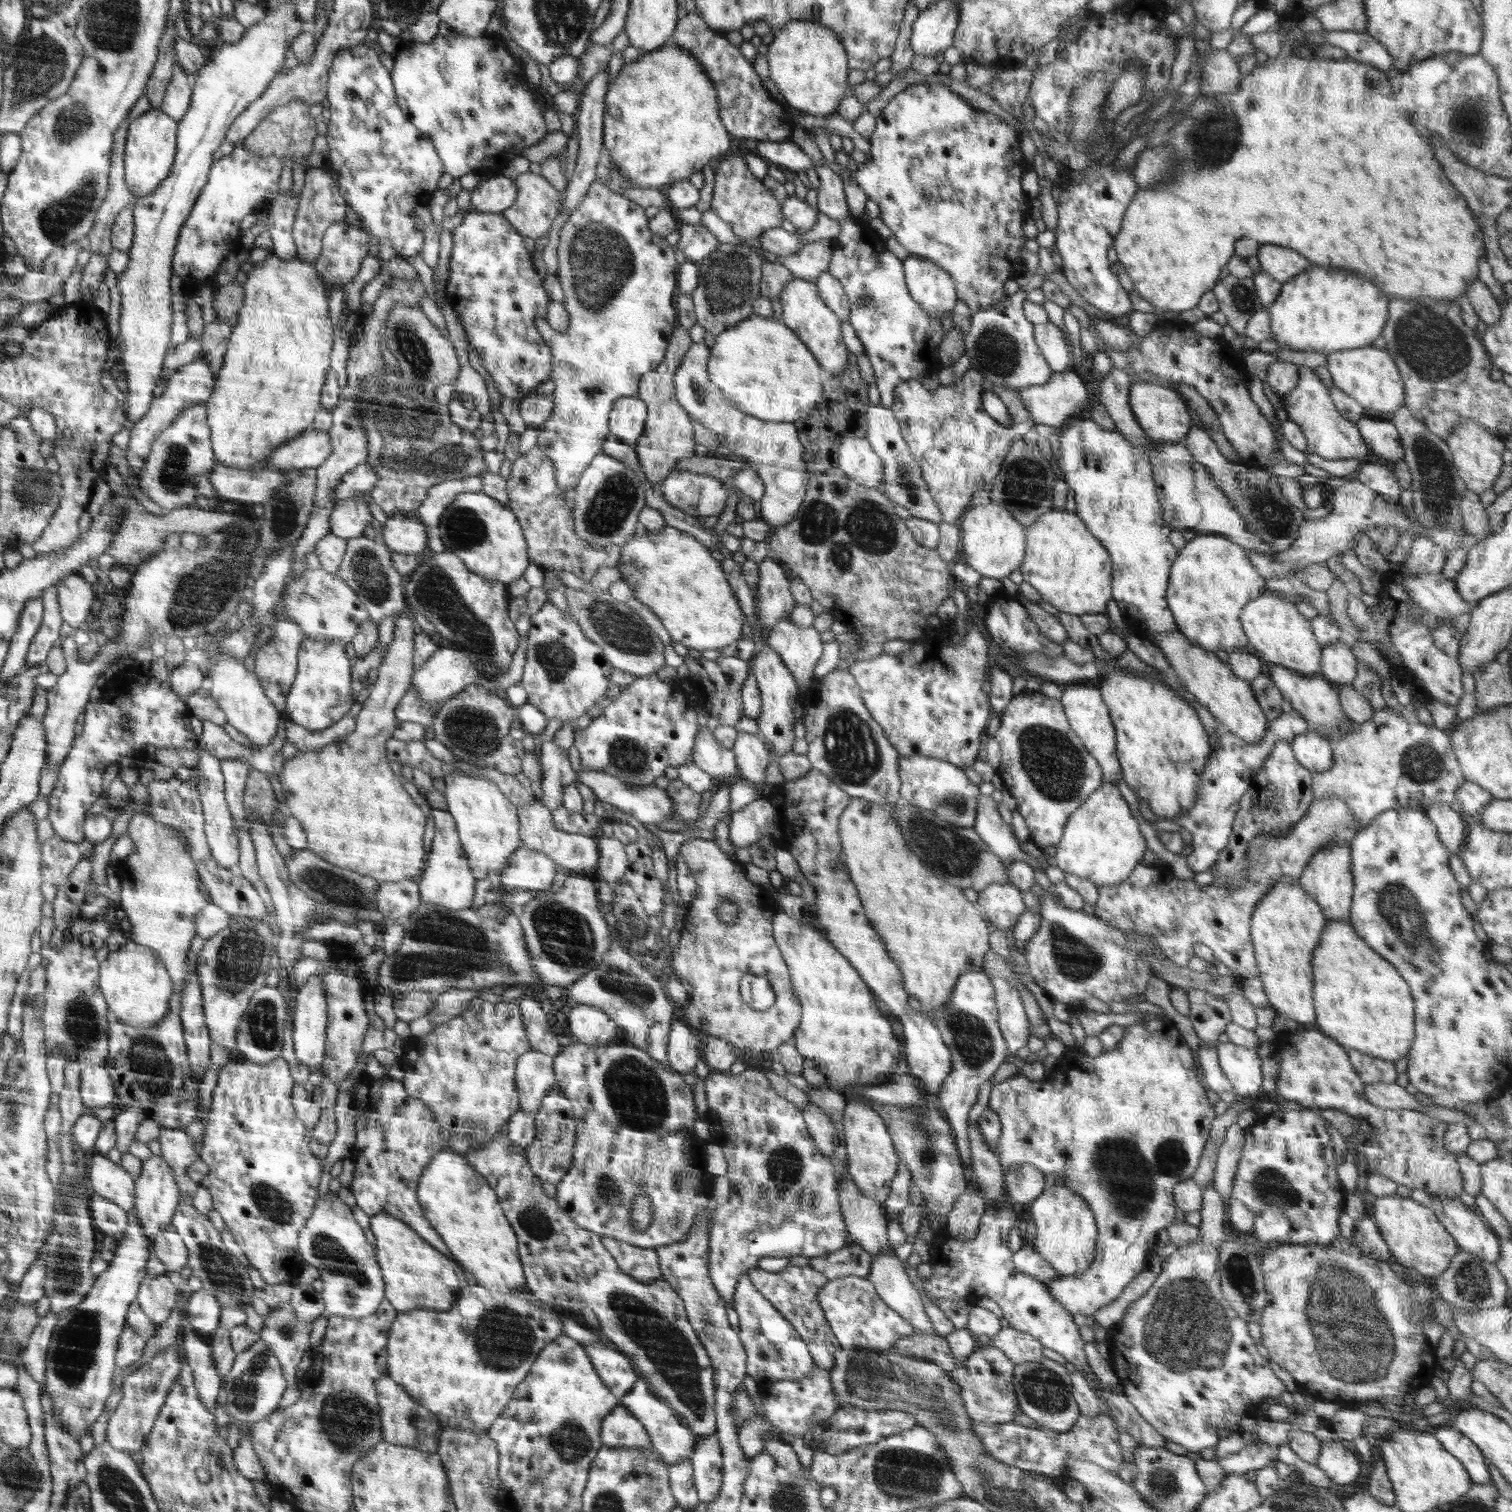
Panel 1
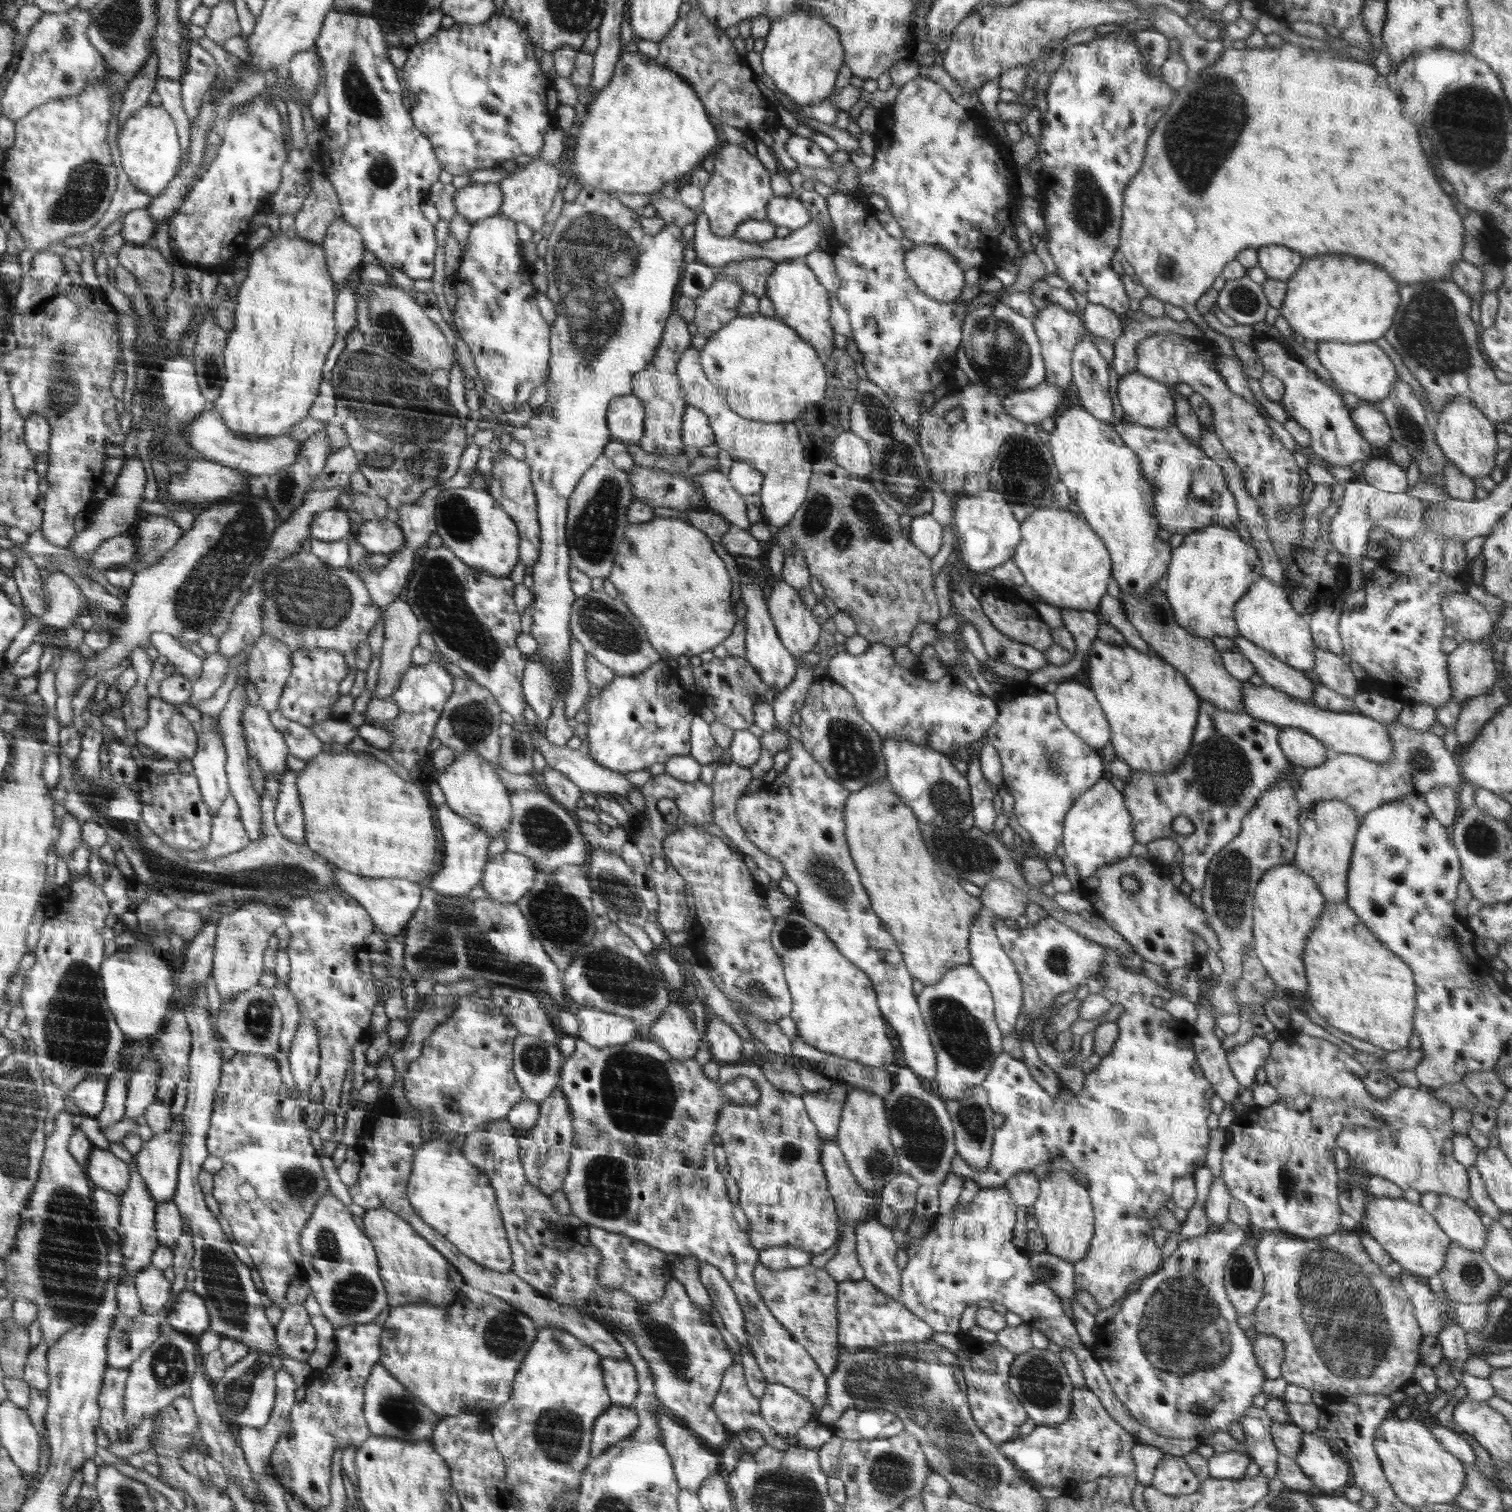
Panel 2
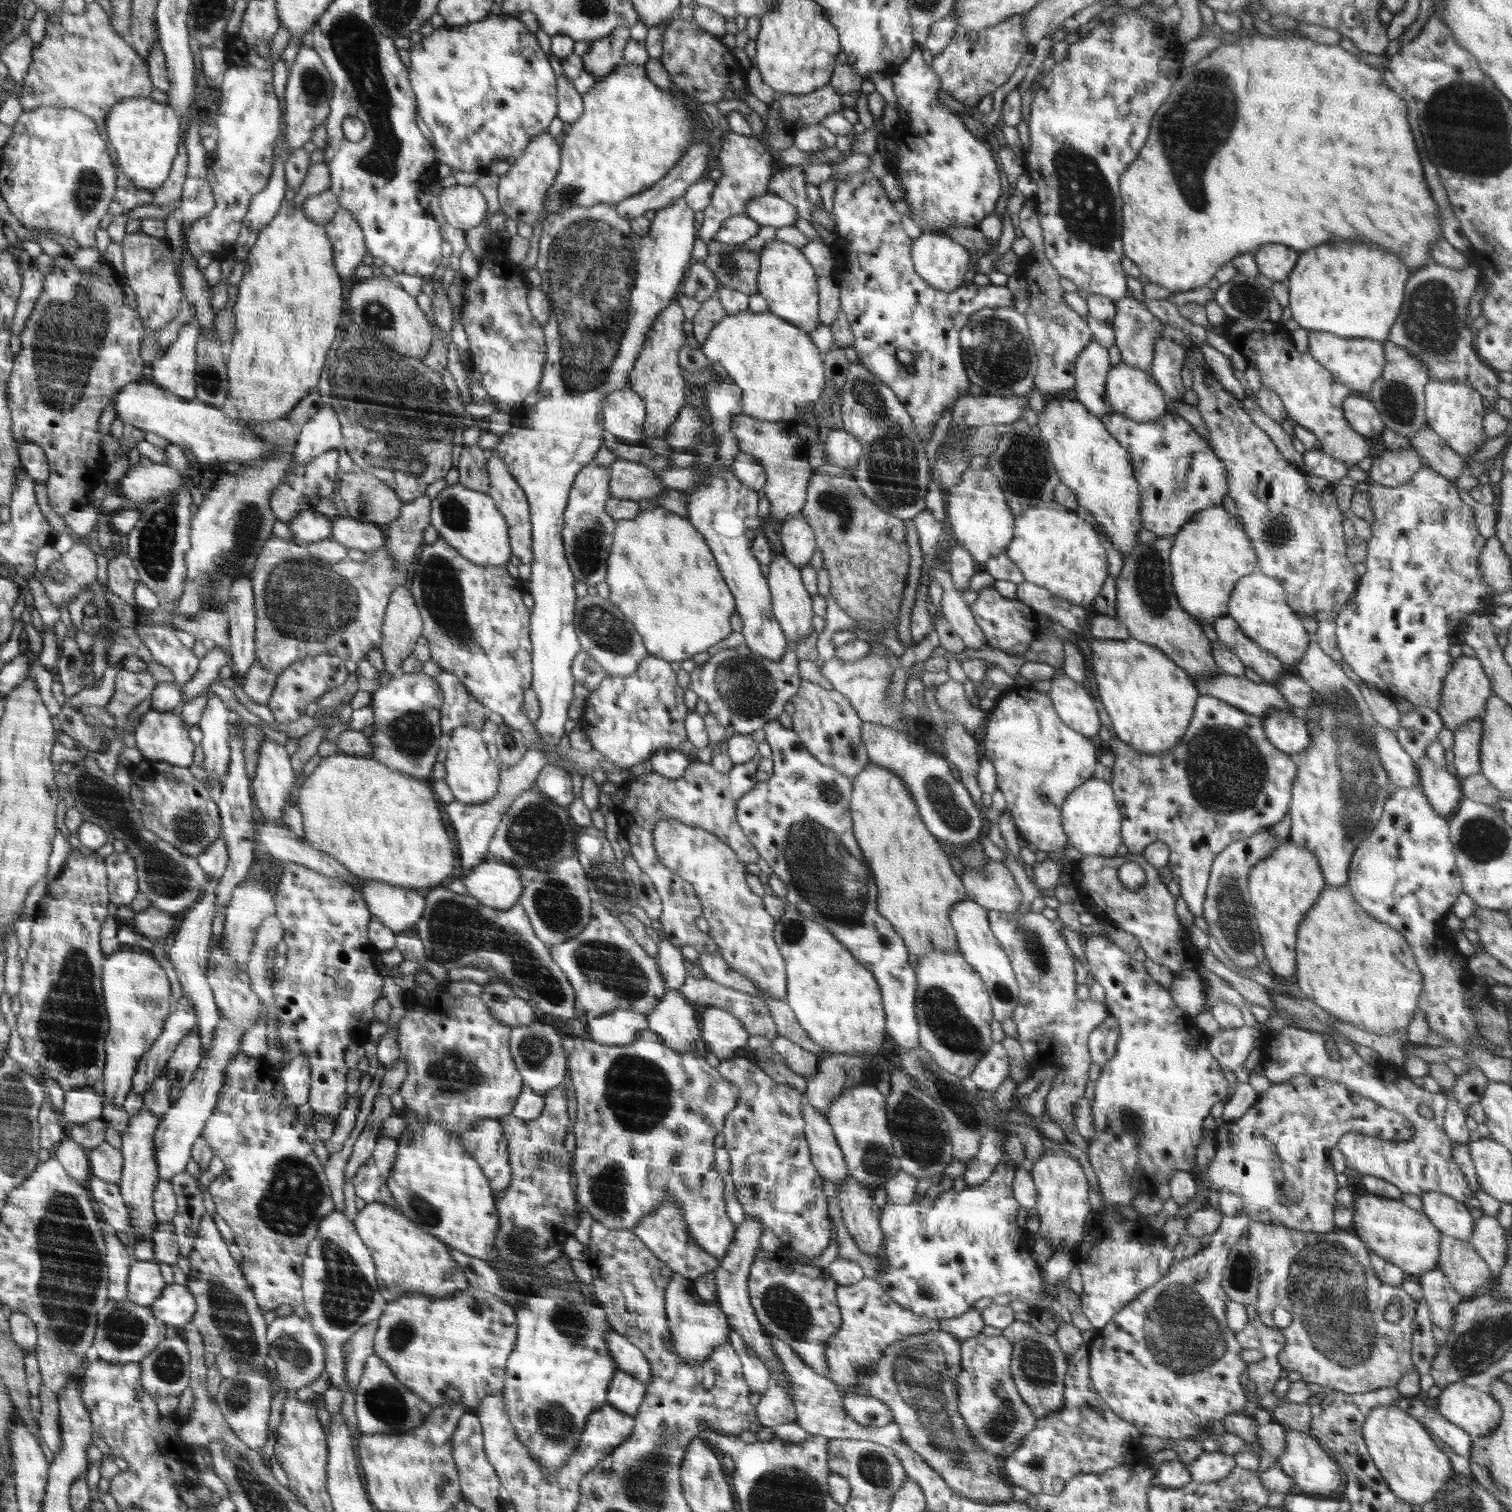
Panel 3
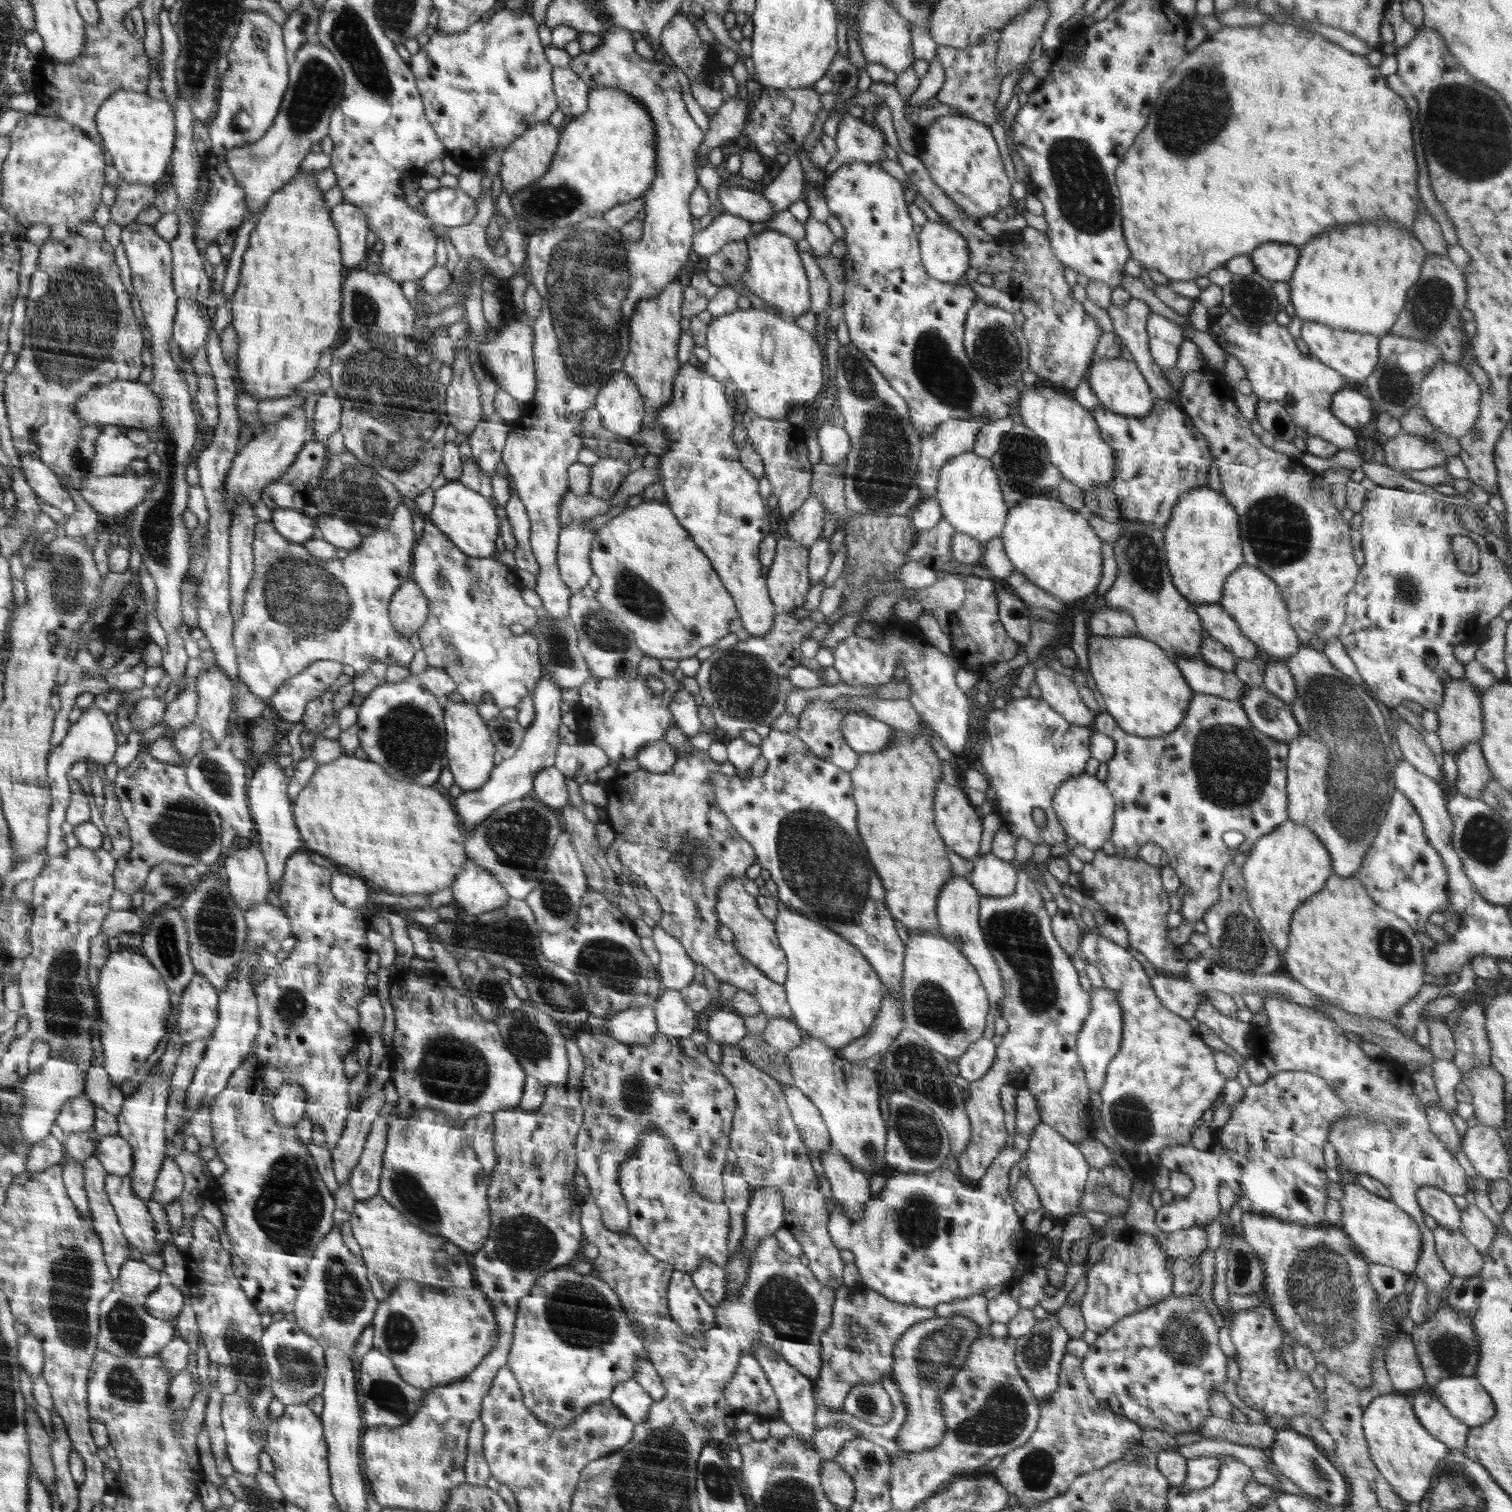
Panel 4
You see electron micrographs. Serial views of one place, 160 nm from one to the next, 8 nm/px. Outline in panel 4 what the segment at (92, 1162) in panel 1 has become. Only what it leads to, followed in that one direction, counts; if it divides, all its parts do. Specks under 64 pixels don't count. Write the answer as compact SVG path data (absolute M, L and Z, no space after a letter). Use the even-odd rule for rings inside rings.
M120 1134L101 1137L95 1148L95 1155L107 1174L126 1177L133 1170L134 1151L130 1142Z

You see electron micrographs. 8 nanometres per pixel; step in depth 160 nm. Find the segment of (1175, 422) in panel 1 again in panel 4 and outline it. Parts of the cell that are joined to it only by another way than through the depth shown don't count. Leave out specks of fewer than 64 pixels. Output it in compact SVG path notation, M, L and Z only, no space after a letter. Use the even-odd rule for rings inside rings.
M1119 357L1100 358L1092 362L1087 370L1088 386L1098 397L1102 407L1126 416L1140 417L1148 414L1153 407L1154 395L1146 382L1145 376L1139 371L1137 364Z

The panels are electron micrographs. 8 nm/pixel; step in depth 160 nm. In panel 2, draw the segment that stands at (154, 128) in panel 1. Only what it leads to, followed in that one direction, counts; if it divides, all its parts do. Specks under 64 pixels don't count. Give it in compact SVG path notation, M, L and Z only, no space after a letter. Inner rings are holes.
M147 104L126 119L117 138L122 167L132 186L156 197L167 188L182 164L182 145L178 125L162 105Z

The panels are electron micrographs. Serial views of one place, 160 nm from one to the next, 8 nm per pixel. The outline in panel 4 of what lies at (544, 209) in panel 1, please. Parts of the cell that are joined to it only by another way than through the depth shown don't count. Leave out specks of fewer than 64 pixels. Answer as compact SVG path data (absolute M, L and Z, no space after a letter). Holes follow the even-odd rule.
M550 122L534 124L531 129L518 137L510 147L499 152L502 162L499 174L506 194L512 195L520 192L547 172L559 147L558 136L561 136L560 132Z

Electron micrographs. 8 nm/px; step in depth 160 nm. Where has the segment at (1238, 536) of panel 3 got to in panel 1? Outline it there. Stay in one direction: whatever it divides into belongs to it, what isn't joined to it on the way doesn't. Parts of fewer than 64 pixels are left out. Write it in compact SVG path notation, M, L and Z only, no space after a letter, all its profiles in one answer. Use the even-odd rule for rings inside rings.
M1198 534L1179 550L1176 561L1172 564L1166 596L1167 605L1174 617L1174 625L1190 642L1198 644L1208 652L1224 650L1231 653L1234 648L1242 648L1248 644L1240 623L1242 609L1266 591L1263 578L1256 571L1256 567L1252 567L1252 563L1248 561L1248 554L1249 550L1221 534Z

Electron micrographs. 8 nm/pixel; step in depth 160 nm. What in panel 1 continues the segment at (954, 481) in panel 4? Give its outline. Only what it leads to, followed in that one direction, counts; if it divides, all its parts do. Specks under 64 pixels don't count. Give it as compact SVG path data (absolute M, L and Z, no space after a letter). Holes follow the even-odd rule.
M992 502L987 506L970 505L958 525L966 564L981 576L1001 579L1020 569L1025 556L1025 529L1004 507Z

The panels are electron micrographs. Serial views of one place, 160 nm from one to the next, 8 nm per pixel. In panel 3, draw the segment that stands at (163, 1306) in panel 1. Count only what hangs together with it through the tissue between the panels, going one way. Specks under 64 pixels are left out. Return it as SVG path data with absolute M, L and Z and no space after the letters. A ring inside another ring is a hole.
M133 1261L128 1282L127 1298L140 1306L150 1307L166 1288L156 1261Z

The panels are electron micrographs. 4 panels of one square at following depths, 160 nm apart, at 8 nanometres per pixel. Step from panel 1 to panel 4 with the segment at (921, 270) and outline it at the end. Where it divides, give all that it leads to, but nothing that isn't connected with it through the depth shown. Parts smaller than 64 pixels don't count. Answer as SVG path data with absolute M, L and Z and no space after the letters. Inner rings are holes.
M928 221L917 234L922 266L928 276L955 283L969 268L969 246L956 230Z

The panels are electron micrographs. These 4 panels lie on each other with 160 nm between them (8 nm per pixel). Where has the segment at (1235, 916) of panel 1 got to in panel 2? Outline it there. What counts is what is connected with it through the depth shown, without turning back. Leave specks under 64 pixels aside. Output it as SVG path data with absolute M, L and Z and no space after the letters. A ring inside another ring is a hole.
M1132 856L1118 864L1107 864L1096 869L1086 880L1081 880L1078 890L1093 906L1096 913L1132 946L1134 952L1143 959L1162 966L1164 971L1174 968L1190 967L1199 958L1195 954L1193 942L1199 936L1207 947L1218 953L1221 949L1215 930L1208 924L1202 907L1197 907L1174 885L1170 876L1159 874L1150 864L1148 857ZM1133 876L1140 883L1134 892L1124 890L1120 879Z

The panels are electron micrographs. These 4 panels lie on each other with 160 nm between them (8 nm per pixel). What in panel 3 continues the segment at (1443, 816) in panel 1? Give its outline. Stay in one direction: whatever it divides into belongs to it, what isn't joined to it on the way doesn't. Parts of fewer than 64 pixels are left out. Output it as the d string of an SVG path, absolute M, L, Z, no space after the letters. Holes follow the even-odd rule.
M1426 755L1420 759L1421 786L1431 807L1439 815L1450 817L1463 794L1461 783L1450 768L1442 769Z

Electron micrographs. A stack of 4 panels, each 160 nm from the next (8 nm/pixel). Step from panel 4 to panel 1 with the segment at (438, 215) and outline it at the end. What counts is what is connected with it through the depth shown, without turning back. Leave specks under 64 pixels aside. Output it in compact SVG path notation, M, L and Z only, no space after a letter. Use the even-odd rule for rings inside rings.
M498 172L496 176L484 179L480 184L471 191L471 209L480 212L501 213L503 210L510 208L517 195L516 183Z

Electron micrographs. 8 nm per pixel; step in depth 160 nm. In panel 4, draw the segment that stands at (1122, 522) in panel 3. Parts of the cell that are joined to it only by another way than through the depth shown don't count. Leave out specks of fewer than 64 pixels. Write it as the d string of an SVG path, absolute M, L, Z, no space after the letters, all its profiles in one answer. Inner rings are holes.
M1036 383L1034 387L1026 386L1018 401L1020 401L1018 412L1024 423L1022 425L1014 423L1009 434L1026 434L1026 436L1034 437L1037 435L1042 438L1048 451L1048 460L1060 470L1064 480L1074 483L1082 491L1088 491L1100 485L1108 488L1109 482L1113 482L1113 476L1115 476L1113 469L1115 456L1113 448L1102 438L1093 413L1089 409L1085 409L1074 399L1054 391L1054 387L1047 384Z

